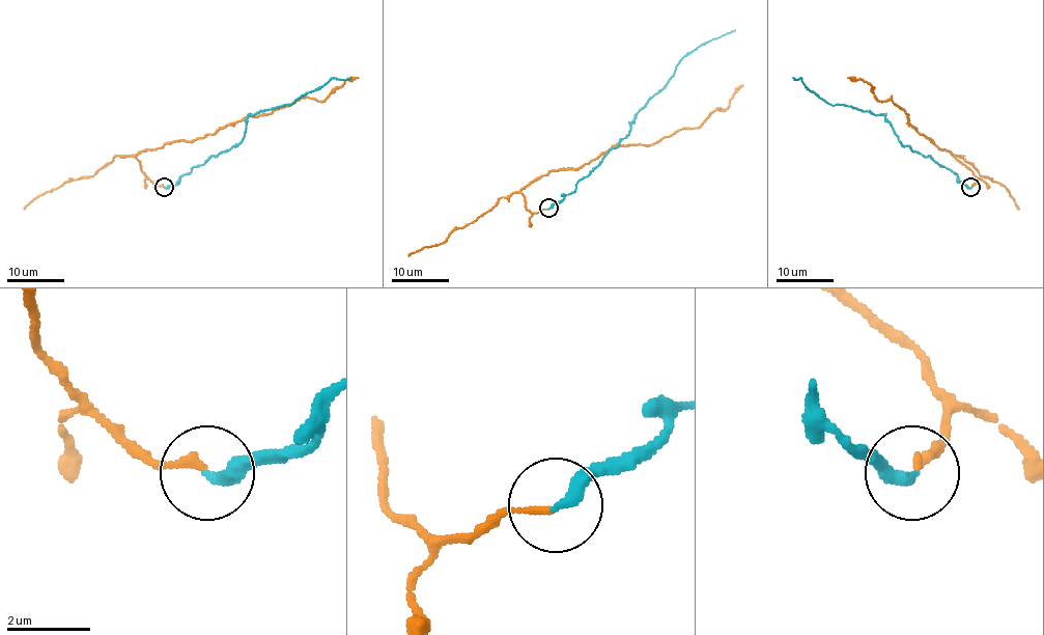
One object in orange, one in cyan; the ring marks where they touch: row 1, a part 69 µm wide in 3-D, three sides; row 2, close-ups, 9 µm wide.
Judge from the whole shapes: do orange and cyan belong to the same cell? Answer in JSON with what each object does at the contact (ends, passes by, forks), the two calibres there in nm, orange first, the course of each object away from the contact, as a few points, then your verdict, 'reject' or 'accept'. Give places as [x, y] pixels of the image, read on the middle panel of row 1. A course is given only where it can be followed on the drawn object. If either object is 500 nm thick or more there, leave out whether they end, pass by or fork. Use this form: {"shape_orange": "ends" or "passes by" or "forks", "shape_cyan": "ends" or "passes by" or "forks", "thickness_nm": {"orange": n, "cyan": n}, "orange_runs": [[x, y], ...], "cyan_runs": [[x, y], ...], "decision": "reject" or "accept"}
{"shape_orange": "ends", "shape_cyan": "ends", "thickness_nm": {"orange": 160, "cyan": 320}, "orange_runs": [[548, 209], [530, 213], [526, 186], [552, 171], [579, 170], [613, 147], [654, 144], [697, 129], [742, 84]], "cyan_runs": [[548, 209], [575, 189], [576, 183], [629, 131], [633, 115], [664, 87], [675, 65], [685, 56], [735, 30]], "decision": "reject"}

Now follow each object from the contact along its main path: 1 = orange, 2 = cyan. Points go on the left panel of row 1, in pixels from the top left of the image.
1: (164, 186), (141, 171), (141, 152), (214, 135), (298, 101), (323, 101), (358, 78)
2: (164, 188), (173, 186), (192, 167), (235, 146), (245, 133), (249, 114), (290, 105), (332, 79), (350, 78)

